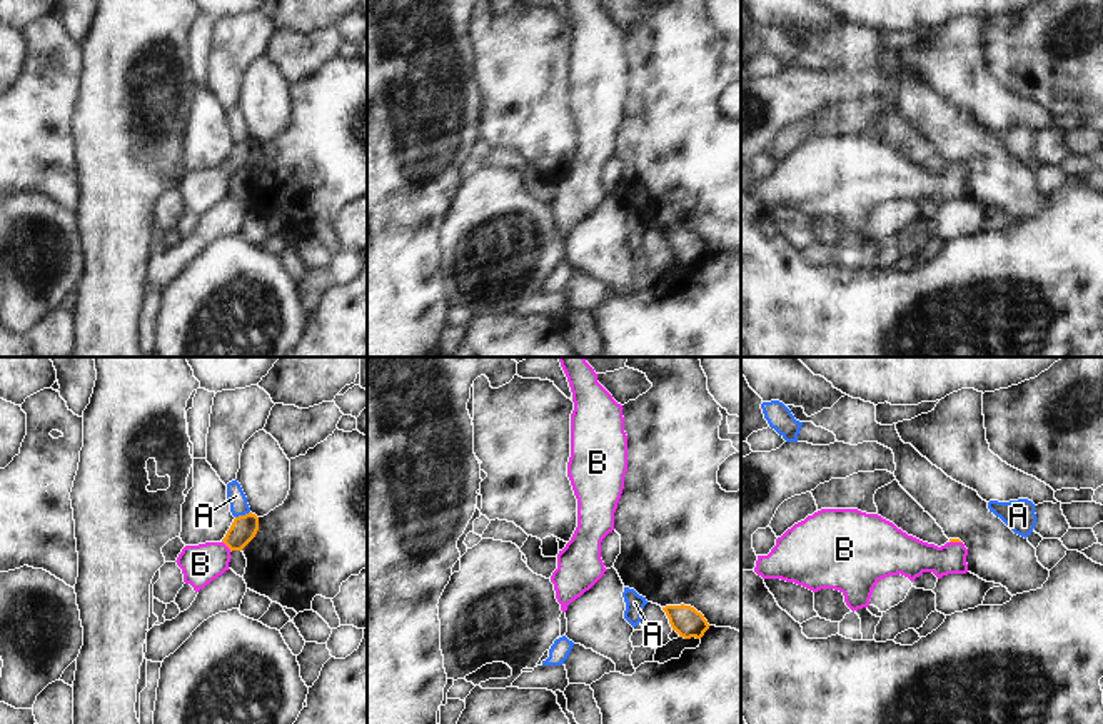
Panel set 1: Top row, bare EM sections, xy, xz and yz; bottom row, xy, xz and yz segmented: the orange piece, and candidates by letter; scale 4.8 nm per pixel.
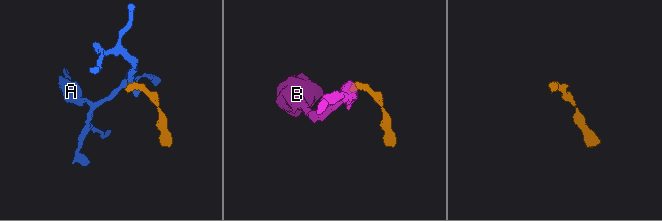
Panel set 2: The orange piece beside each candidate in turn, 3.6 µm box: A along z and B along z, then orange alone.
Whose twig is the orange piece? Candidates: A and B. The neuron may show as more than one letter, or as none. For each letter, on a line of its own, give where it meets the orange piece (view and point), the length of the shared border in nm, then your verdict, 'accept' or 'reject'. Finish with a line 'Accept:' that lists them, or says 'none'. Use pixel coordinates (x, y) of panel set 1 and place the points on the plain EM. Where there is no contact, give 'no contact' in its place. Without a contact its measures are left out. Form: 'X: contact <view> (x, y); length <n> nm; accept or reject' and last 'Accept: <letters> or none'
A: contact xy (242, 142); length 80 nm; reject
B: contact xy (226, 170); length 70 nm; accept
Accept: B

